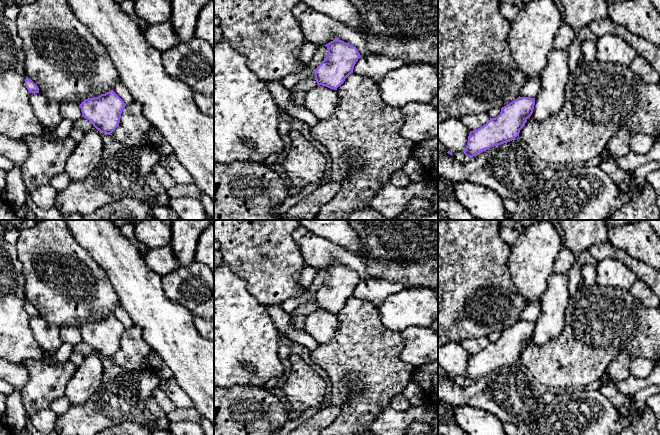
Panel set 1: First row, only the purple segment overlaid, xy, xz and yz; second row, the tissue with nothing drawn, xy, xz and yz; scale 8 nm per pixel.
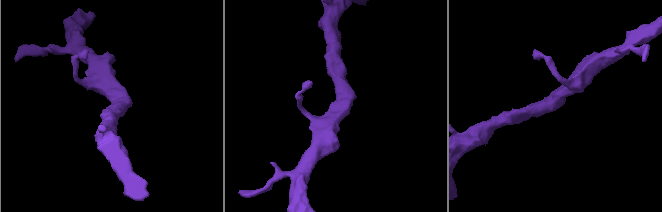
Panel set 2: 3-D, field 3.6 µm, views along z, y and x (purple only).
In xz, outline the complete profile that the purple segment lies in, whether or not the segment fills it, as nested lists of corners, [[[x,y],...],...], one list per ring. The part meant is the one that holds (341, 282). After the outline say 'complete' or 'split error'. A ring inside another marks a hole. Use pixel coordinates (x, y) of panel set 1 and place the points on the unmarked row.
[[[337,262],[325,270],[328,277],[315,293],[315,304],[318,309],[337,314],[345,303],[353,297],[354,290],[361,279],[355,270]]]; complete

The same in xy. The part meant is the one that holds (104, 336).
[[[113,314],[99,321],[85,323],[80,328],[82,341],[91,345],[101,357],[109,359],[118,351],[125,330]]]; complete

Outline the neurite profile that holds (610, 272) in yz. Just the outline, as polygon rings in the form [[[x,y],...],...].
[[[606,258],[597,262],[596,280],[601,286],[610,286],[623,290],[630,290],[637,279],[637,275],[619,260]]]

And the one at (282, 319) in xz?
[[[281,304],[267,305],[267,312],[272,318],[281,334],[286,335],[292,341],[306,347],[310,352],[315,350],[319,343],[305,330],[298,330],[291,323],[292,315],[283,310]]]

